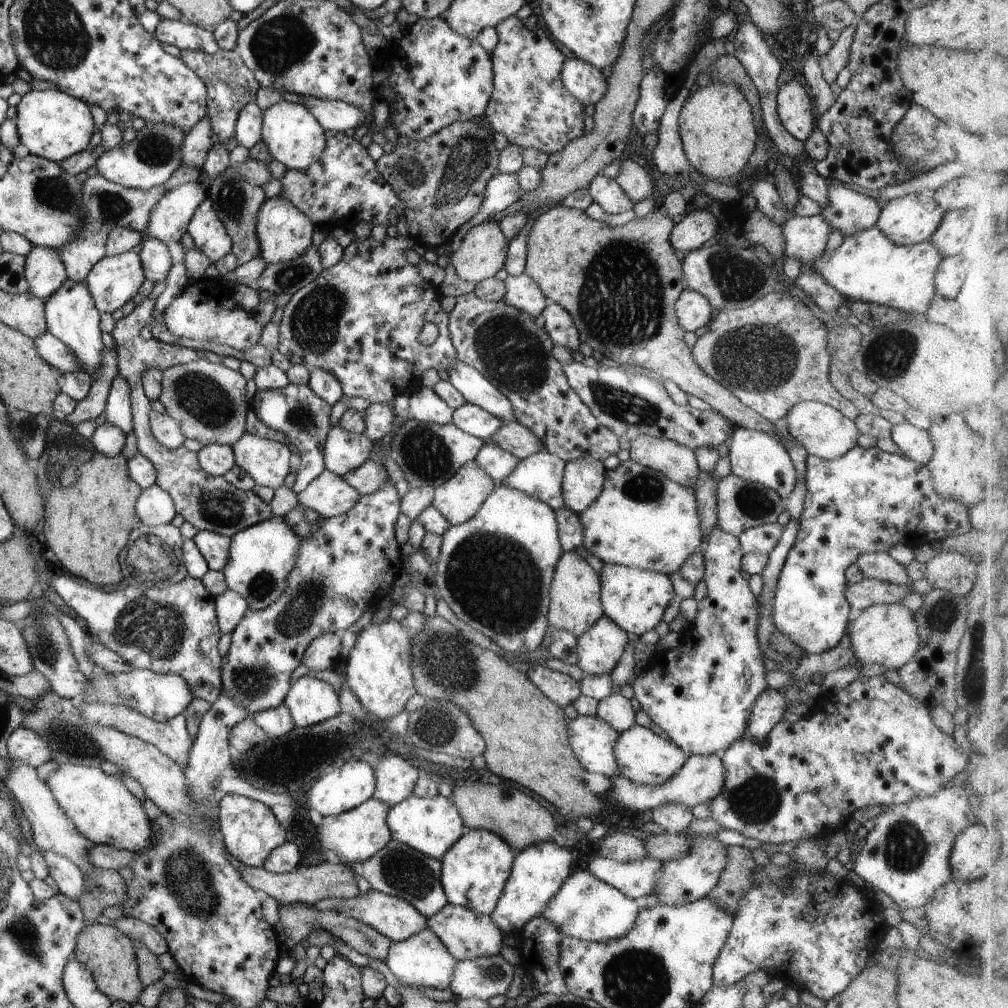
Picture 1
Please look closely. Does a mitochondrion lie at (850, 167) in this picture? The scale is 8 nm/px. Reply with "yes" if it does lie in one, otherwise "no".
no

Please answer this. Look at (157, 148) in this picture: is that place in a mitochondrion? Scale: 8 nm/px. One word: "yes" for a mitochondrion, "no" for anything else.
yes

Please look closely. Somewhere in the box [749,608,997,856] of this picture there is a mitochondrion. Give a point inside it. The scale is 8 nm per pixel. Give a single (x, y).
(975, 678)

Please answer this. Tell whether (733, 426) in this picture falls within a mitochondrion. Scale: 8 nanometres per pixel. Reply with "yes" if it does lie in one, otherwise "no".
no

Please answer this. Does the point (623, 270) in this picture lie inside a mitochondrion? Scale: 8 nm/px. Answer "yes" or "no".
yes

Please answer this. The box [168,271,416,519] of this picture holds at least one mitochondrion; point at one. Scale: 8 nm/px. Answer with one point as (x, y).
(314, 323)

